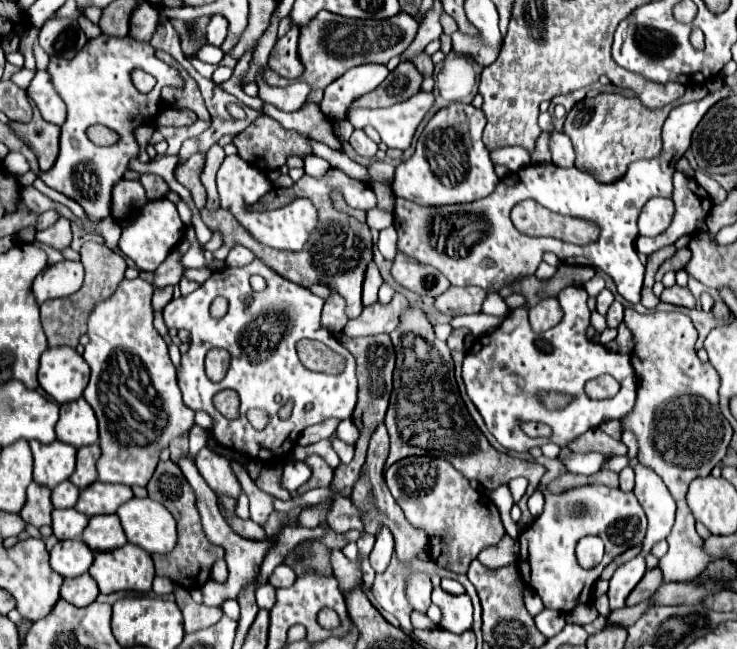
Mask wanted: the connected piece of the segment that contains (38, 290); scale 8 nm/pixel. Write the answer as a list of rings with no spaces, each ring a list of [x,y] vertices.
[[[62,260],[58,264],[52,264],[44,268],[32,286],[32,292],[38,300],[38,304],[52,300],[52,298],[62,298],[78,292],[84,282],[84,268],[82,262],[70,262]]]

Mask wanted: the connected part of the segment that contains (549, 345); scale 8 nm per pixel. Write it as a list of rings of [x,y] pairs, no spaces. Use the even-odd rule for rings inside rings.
[[[582,286],[564,288],[558,294],[558,302],[564,310],[564,318],[554,328],[544,334],[532,334],[528,322],[528,310],[516,308],[508,314],[500,328],[490,334],[484,334],[476,340],[476,346],[468,350],[462,364],[462,380],[466,386],[468,398],[474,402],[478,412],[484,418],[486,428],[492,436],[506,448],[514,452],[528,452],[534,446],[544,446],[548,442],[558,444],[560,448],[568,446],[572,440],[588,432],[590,428],[598,428],[606,418],[620,420],[626,416],[636,400],[636,376],[630,364],[630,356],[610,352],[602,344],[586,338],[586,328],[590,326],[590,310],[586,306],[588,294]],[[602,374],[610,374],[620,382],[620,392],[610,400],[592,400],[584,392],[584,384]],[[574,384],[574,400],[562,410],[548,410],[540,404],[538,392],[556,390],[556,392],[572,392]],[[520,422],[544,422],[552,428],[550,438],[528,438],[520,430]]]

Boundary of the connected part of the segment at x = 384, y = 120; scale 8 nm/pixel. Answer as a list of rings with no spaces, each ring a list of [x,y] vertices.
[[[418,92],[405,102],[378,110],[352,110],[348,120],[354,128],[374,126],[388,148],[406,150],[414,138],[414,132],[434,102],[432,94]]]

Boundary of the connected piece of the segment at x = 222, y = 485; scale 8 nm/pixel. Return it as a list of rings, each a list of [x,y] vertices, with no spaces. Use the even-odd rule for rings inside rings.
[[[202,448],[198,458],[196,458],[196,468],[204,476],[206,484],[218,494],[218,496],[228,496],[238,500],[242,488],[240,482],[236,480],[230,462],[226,458],[220,458],[208,448]]]

